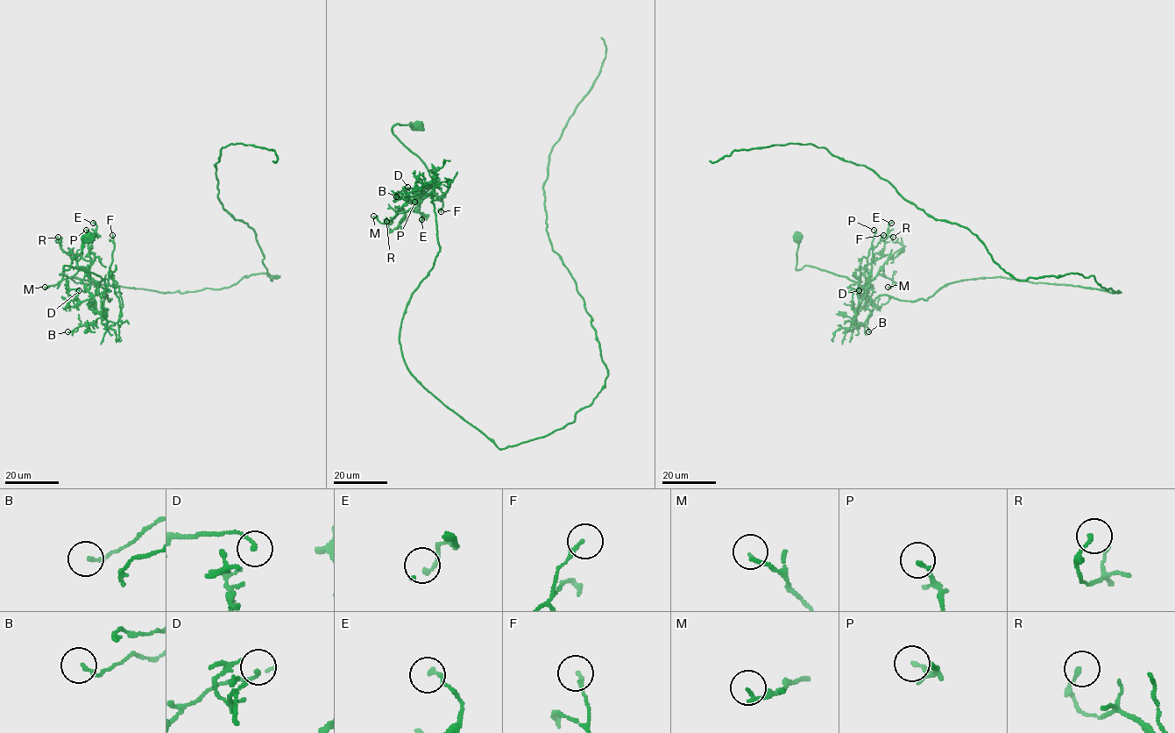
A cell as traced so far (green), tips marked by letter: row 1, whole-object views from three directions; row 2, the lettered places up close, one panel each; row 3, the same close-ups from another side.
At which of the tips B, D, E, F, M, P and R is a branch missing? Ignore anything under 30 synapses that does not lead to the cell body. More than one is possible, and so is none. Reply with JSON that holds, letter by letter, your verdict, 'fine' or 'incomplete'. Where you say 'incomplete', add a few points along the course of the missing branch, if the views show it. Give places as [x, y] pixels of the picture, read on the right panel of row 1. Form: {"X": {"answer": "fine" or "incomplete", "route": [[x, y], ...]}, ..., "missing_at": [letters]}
{"B": {"answer": "fine"}, "D": {"answer": "fine"}, "E": {"answer": "fine"}, "F": {"answer": "fine"}, "M": {"answer": "fine"}, "P": {"answer": "fine"}, "R": {"answer": "fine"}, "missing_at": []}

